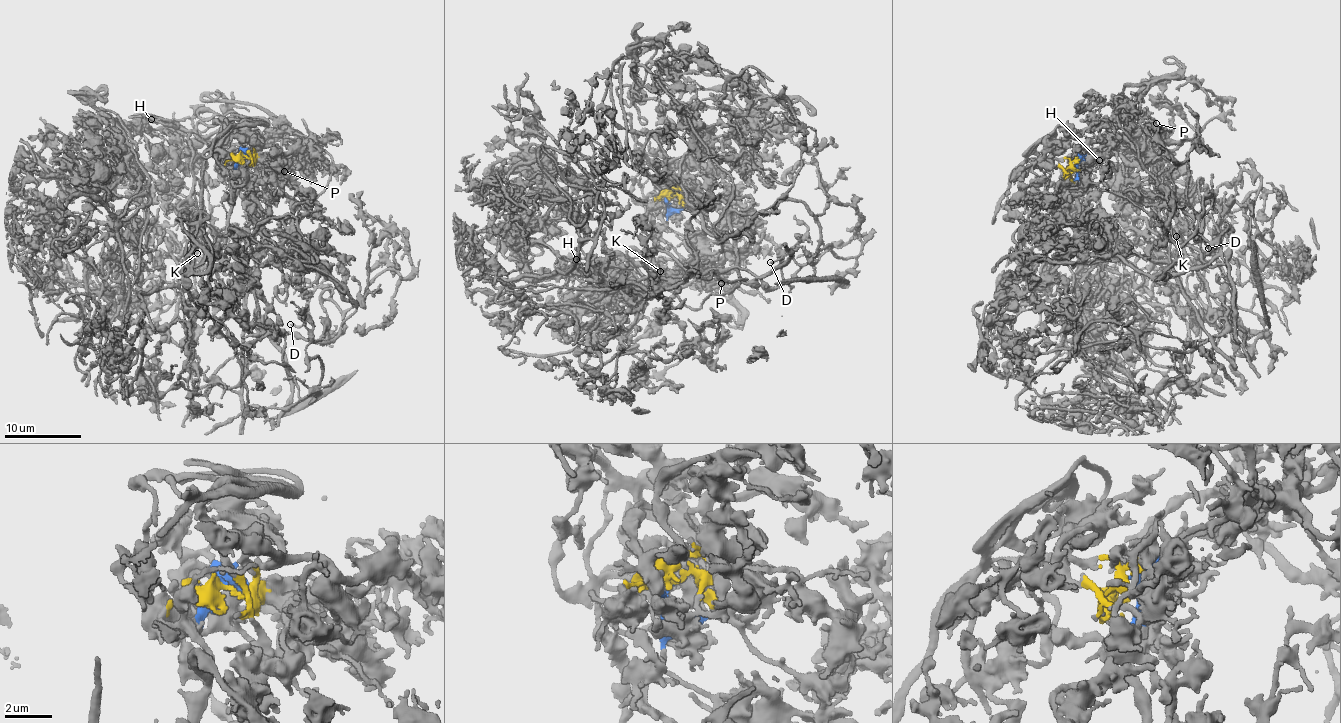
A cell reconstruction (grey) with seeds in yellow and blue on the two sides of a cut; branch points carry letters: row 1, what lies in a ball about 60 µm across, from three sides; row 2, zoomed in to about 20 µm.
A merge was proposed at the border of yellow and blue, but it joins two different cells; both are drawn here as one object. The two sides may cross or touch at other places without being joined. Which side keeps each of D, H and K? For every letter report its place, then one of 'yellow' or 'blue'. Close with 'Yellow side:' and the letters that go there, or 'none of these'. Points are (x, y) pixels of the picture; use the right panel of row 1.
D: place (1208, 248); blue
H: place (1099, 160); yellow
K: place (1176, 236); blue
Yellow side: H

